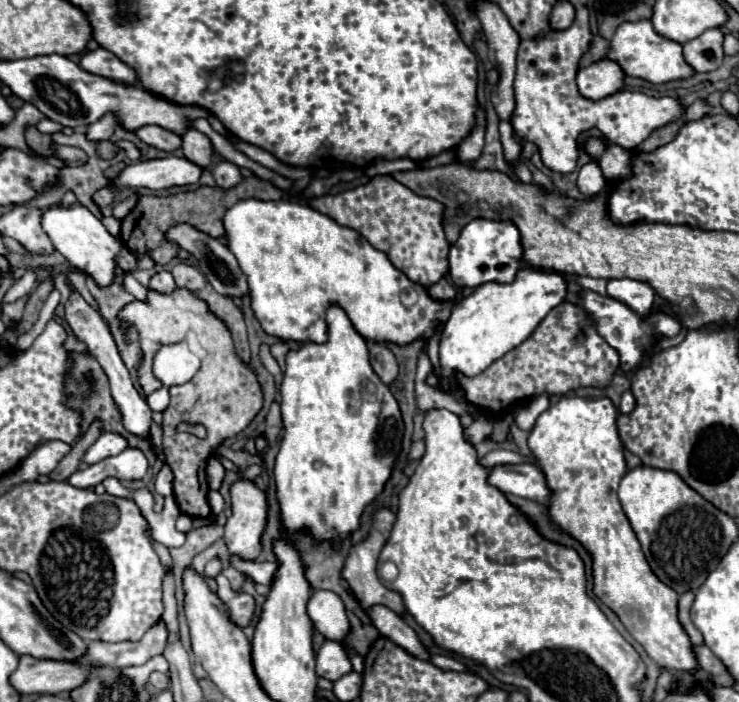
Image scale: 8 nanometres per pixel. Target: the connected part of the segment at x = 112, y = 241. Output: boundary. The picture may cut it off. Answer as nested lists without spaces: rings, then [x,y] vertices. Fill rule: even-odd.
[[[59,203],[43,209],[41,227],[49,235],[53,247],[77,269],[83,269],[91,275],[99,285],[109,285],[115,275],[115,257],[121,249],[121,241],[113,237],[103,223],[83,205],[75,203],[69,207],[61,207]]]

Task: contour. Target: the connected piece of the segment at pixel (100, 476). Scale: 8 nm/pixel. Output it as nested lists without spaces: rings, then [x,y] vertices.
[[[125,449],[115,457],[103,459],[95,465],[89,465],[87,469],[79,469],[69,477],[69,483],[73,487],[81,487],[81,489],[89,489],[95,487],[97,483],[101,483],[107,477],[115,477],[119,481],[125,479],[143,479],[147,473],[147,459],[139,449]]]

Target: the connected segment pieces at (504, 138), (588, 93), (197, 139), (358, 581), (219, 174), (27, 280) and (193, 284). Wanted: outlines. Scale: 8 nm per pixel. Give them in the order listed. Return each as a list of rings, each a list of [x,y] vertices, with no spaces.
[[[501,121],[499,125],[499,135],[501,135],[501,145],[503,145],[503,155],[505,155],[505,161],[511,165],[519,159],[521,155],[521,145],[519,142],[513,139],[513,129],[511,129],[511,123],[507,121]]]
[[[601,59],[577,73],[577,89],[587,99],[603,99],[623,87],[623,71],[617,63]]]
[[[189,127],[183,135],[181,135],[181,149],[183,155],[201,165],[201,167],[209,167],[213,161],[213,151],[211,151],[211,141],[197,129]]]
[[[377,509],[377,511],[373,513],[373,523],[371,523],[369,535],[367,535],[367,539],[363,539],[359,545],[353,545],[353,547],[349,549],[349,555],[347,555],[347,559],[345,559],[345,563],[343,563],[343,569],[341,569],[341,577],[343,577],[343,579],[349,583],[349,587],[355,591],[355,595],[357,595],[361,607],[369,607],[369,605],[379,603],[379,605],[387,605],[389,609],[393,609],[395,613],[401,615],[401,613],[405,613],[403,603],[401,603],[401,597],[399,597],[395,591],[385,589],[385,587],[381,585],[381,581],[377,579],[377,573],[375,573],[375,569],[377,569],[377,557],[379,557],[379,553],[381,553],[381,549],[383,549],[383,545],[385,545],[385,541],[387,541],[387,537],[389,537],[389,531],[391,531],[393,521],[395,521],[395,515],[393,515],[389,509]]]
[[[221,161],[217,163],[213,169],[211,169],[215,181],[219,187],[223,189],[229,189],[229,187],[235,187],[239,181],[241,181],[241,173],[239,173],[239,167],[235,163],[229,163],[229,161]]]
[[[29,269],[29,271],[9,289],[9,293],[5,295],[5,303],[13,303],[15,299],[31,293],[31,291],[35,289],[35,285],[37,285],[37,275],[35,275],[33,269]]]
[[[177,263],[173,269],[171,269],[171,275],[177,283],[177,287],[183,287],[183,289],[189,289],[189,291],[199,291],[207,285],[205,277],[193,267],[193,265],[187,265],[187,263]]]

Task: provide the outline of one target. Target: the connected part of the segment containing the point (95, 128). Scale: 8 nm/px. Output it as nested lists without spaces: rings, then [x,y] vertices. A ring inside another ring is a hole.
[[[113,113],[103,115],[97,123],[91,123],[91,125],[89,125],[89,129],[87,129],[87,139],[91,139],[91,141],[111,139],[115,127],[117,127],[117,117],[115,117]]]

